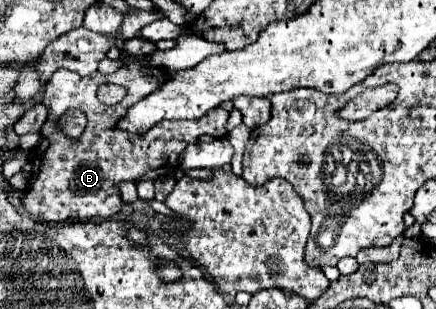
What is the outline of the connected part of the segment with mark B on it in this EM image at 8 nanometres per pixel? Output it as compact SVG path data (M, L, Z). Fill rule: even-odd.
M139 64L121 66L113 74L101 74L99 70L89 76L81 76L71 70L55 70L45 84L43 104L49 116L41 128L41 142L31 150L33 176L23 194L23 208L29 214L41 216L49 222L61 220L109 220L121 210L121 196L117 182L121 180L149 180L177 170L177 158L189 142L207 134L207 114L197 120L163 120L157 122L147 134L127 134L117 128L119 118L127 114L127 108L139 102L143 96L155 92L167 80L167 72L161 68L145 68ZM113 82L127 88L127 96L117 106L99 106L97 86ZM71 108L79 108L87 116L85 134L77 140L67 138L59 130L59 118Z

